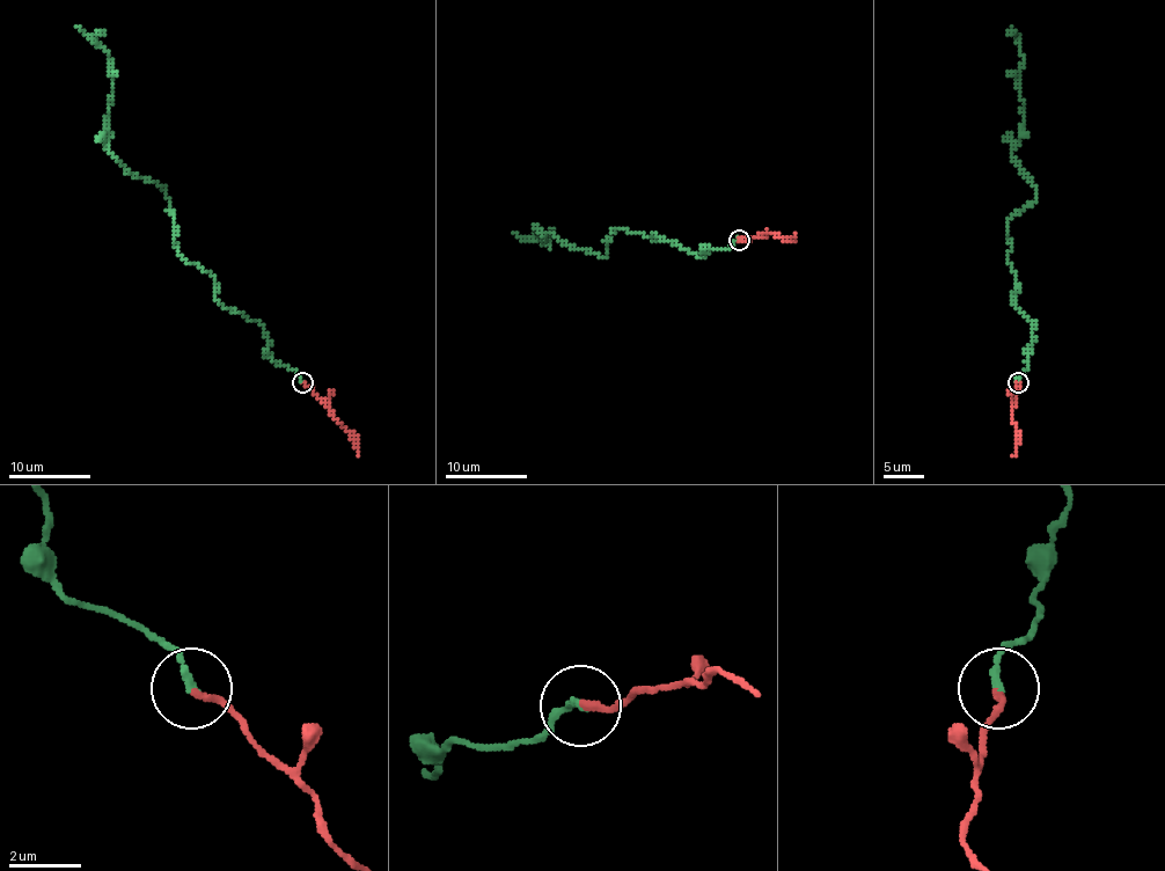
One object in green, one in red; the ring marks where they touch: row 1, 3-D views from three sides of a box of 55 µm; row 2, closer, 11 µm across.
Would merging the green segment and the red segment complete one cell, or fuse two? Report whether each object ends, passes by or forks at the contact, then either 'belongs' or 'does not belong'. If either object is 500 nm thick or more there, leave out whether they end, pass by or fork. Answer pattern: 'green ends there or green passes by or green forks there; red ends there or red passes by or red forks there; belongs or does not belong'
green ends there; red ends there; belongs

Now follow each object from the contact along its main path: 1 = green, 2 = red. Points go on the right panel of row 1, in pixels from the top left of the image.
1: (1019, 383), (1035, 338), (1012, 298), (1009, 220), (1035, 194), (1012, 156), (1023, 55), (1011, 26)
2: (1019, 383), (1011, 419), (1017, 426), (1012, 456)

